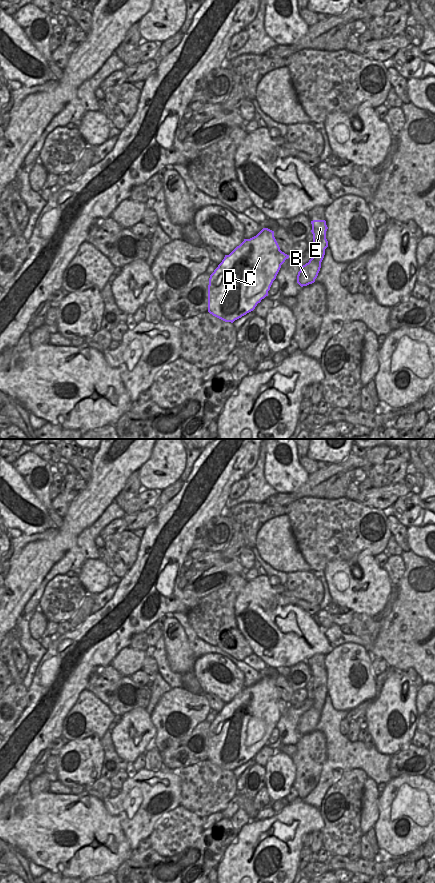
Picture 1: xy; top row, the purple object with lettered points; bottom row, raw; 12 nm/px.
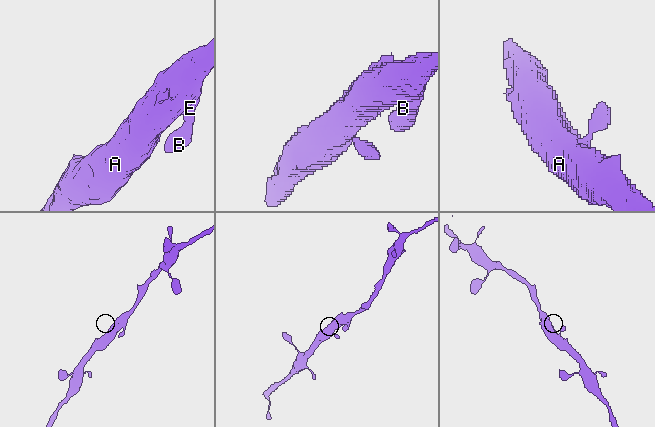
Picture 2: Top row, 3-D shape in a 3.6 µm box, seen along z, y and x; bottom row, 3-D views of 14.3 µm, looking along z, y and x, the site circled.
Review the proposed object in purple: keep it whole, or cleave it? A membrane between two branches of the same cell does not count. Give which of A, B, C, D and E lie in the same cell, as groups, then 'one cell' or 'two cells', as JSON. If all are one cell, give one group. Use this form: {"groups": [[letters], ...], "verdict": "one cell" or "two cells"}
{"groups": [["A", "B", "C", "D", "E"]], "verdict": "one cell"}

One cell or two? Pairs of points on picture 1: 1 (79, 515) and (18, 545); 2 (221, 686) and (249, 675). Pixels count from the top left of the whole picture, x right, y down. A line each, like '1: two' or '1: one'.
1: two
2: two

